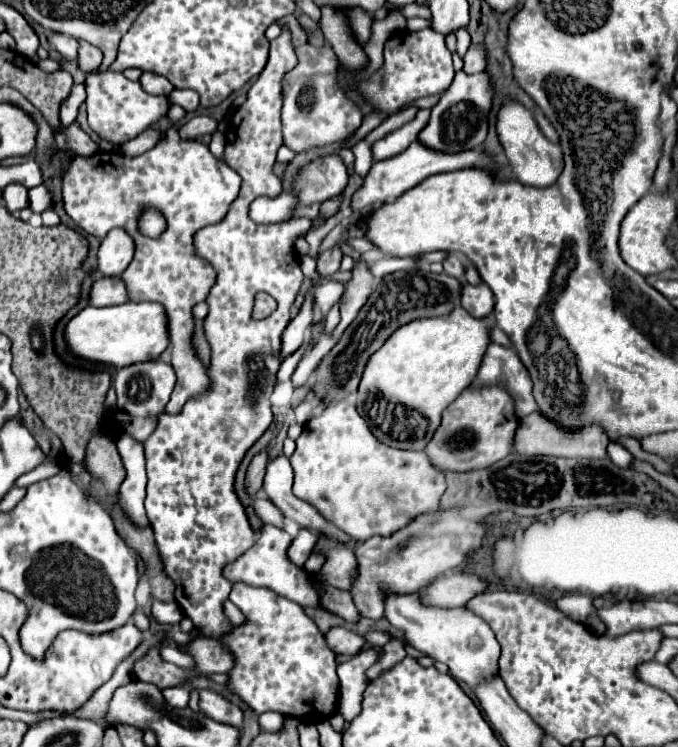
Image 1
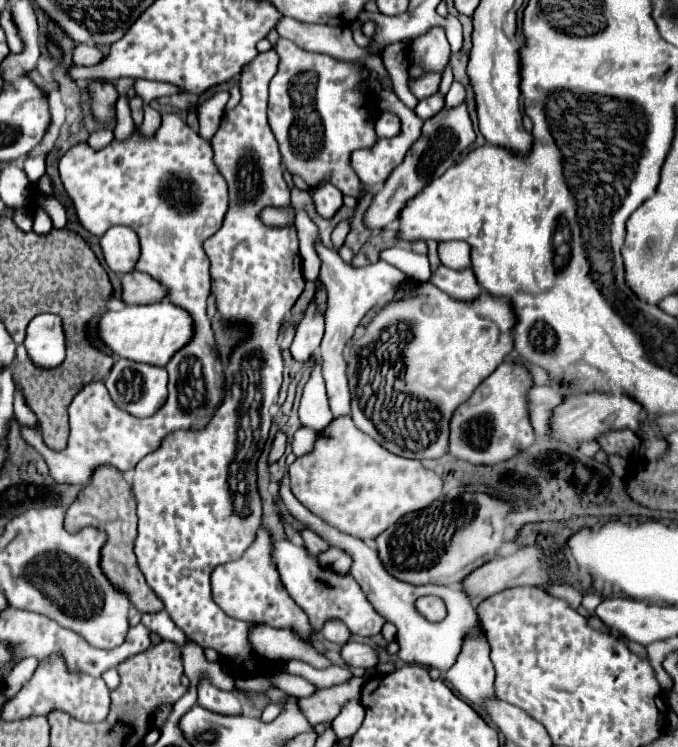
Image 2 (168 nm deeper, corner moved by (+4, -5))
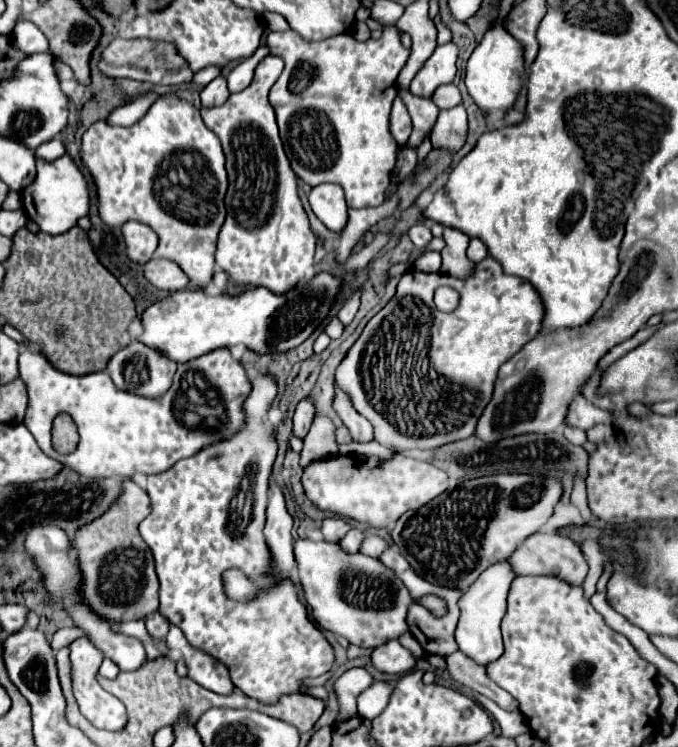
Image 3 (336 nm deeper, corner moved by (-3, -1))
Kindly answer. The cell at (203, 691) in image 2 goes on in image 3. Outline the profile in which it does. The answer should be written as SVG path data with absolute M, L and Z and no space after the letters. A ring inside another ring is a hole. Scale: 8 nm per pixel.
M169 625L169 633L167 633L165 641L169 647L179 647L179 651L183 653L183 659L187 663L189 677L195 679L201 687L205 687L213 693L219 693L219 695L233 693L235 687L227 673L227 667L221 661L217 661L215 657L211 657L209 653L203 653L201 649L193 647L177 625Z

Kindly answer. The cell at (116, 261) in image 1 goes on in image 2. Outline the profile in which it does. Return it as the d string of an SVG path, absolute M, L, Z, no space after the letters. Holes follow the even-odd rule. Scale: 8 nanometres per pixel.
M112 227L100 239L104 259L114 273L134 271L134 265L140 257L140 245L136 233L130 227Z

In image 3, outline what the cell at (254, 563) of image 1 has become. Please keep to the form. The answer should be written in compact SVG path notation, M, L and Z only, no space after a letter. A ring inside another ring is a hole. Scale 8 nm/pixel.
M297 539L295 561L305 599L321 629L345 635L349 643L369 649L409 631L405 617L411 597L405 585L389 569L383 569L377 559L361 553L343 553L337 543Z

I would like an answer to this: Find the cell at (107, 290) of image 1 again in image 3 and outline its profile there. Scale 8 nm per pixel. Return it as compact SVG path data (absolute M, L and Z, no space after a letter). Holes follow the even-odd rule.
M153 257L149 263L143 265L143 275L153 287L161 291L181 291L189 285L185 273L173 261L157 257Z

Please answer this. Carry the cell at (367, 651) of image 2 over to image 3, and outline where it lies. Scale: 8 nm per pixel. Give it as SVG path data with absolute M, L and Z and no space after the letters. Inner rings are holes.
M387 641L383 645L379 645L379 649L375 647L371 653L371 665L377 671L383 673L391 673L391 675L403 675L407 671L413 669L415 665L415 657L399 645L399 641Z

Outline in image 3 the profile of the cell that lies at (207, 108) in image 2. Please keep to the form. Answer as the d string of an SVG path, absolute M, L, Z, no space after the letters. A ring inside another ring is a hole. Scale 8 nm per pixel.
M217 77L213 79L207 87L203 87L201 91L201 105L205 109L211 107L219 107L229 99L229 89L227 89L227 79L225 77Z

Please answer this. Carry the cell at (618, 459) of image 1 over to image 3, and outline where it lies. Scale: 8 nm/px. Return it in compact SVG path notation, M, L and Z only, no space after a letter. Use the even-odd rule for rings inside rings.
M563 427L563 435L571 441L571 443L577 443L577 445L585 445L587 443L587 433L581 431L581 429L571 429L571 427Z

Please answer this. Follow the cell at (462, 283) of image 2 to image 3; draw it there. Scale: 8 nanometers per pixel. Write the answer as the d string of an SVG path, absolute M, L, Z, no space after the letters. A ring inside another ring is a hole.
M445 229L443 233L445 239L445 249L441 251L443 263L441 263L441 273L455 277L455 279L467 279L473 273L475 263L467 259L465 249L469 245L469 237L457 229Z

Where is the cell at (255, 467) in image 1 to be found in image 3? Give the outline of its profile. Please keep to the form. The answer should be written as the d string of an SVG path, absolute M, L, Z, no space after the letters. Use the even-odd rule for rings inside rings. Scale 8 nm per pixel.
M307 397L307 399L303 399L303 401L297 405L297 411L295 411L295 415L293 415L293 435L295 435L295 437L305 439L305 435L309 433L313 415L315 415L315 409L313 409L313 405L309 403L309 397Z

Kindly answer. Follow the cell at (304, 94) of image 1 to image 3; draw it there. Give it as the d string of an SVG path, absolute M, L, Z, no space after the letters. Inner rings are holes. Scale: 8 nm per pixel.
M383 25L383 37L379 39L367 39L367 41L357 41L353 35L335 35L323 41L305 41L299 33L295 31L283 31L283 33L269 33L267 35L267 45L271 55L279 55L285 61L285 69L281 73L281 77L277 79L277 83L271 87L269 93L269 101L275 109L277 115L277 123L279 123L279 133L285 145L285 153L291 161L291 169L295 171L297 177L301 177L305 183L309 183L311 187L321 185L321 183L339 183L345 189L345 199L349 207L377 207L383 203L385 199L385 189L389 187L389 173L395 165L395 153L397 153L397 141L393 139L393 135L389 133L389 113L391 113L391 103L397 97L397 75L403 69L409 51L401 45L401 29L397 29L397 25Z

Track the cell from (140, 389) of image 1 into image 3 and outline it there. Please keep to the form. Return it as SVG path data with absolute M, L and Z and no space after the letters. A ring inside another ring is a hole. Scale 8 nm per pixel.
M137 341L127 345L123 351L115 353L115 357L109 361L109 367L107 367L117 389L135 393L139 397L149 397L149 399L159 399L167 393L167 389L173 383L175 369L177 369L175 361L161 357L161 353L155 353L153 349L147 349L145 345L141 345Z

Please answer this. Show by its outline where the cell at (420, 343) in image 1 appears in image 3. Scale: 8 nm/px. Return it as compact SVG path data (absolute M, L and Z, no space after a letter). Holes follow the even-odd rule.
M485 257L481 263L477 263L475 275L471 275L467 281L441 273L407 271L397 285L395 297L365 325L361 337L347 351L345 359L337 367L335 377L339 385L349 391L355 409L373 425L377 443L395 453L407 449L437 449L473 435L475 421L491 399L491 389L499 367L539 333L541 319L543 305L539 305L535 289L531 289L531 285L519 277L507 277L493 257ZM441 285L449 285L461 295L457 309L451 313L439 311L433 303L433 293Z

